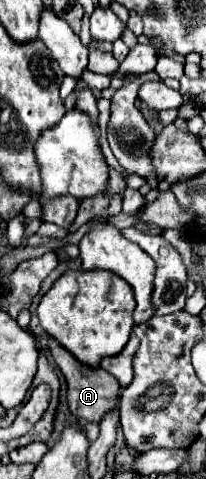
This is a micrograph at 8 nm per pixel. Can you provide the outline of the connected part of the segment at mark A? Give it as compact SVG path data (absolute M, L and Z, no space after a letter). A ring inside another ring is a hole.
M48 338L48 352L52 356L52 360L56 362L56 366L62 370L62 374L66 376L68 382L68 408L74 416L88 420L88 422L100 422L102 414L110 408L114 408L116 398L120 396L120 384L114 376L110 376L106 370L102 368L90 368L82 362L78 362L64 346L60 346L54 338Z

